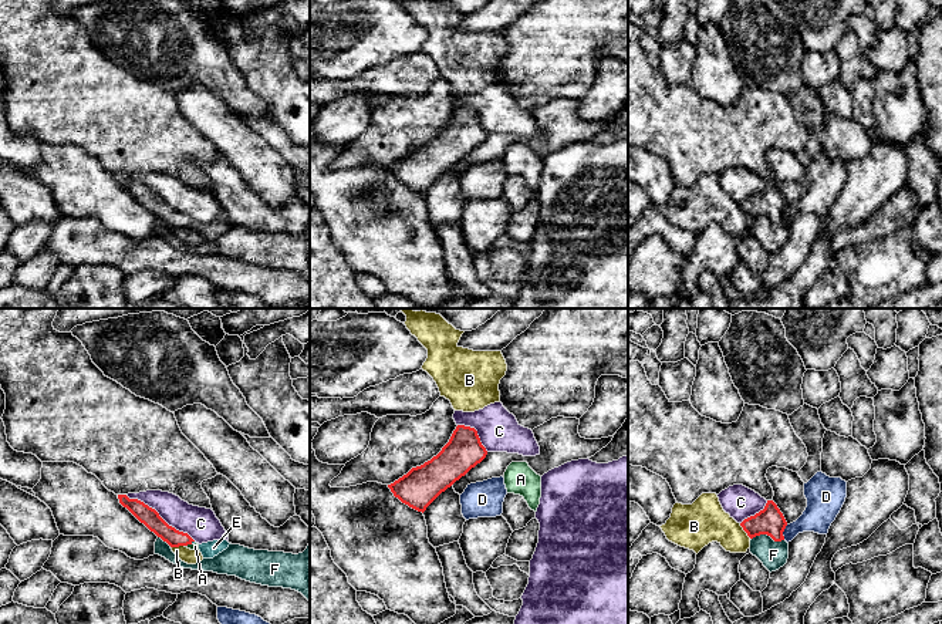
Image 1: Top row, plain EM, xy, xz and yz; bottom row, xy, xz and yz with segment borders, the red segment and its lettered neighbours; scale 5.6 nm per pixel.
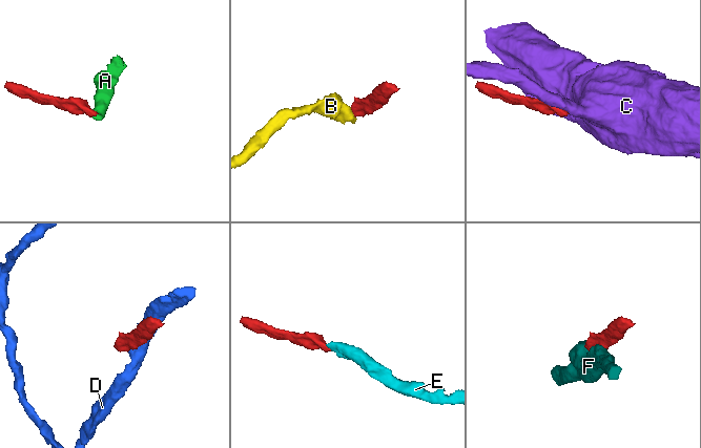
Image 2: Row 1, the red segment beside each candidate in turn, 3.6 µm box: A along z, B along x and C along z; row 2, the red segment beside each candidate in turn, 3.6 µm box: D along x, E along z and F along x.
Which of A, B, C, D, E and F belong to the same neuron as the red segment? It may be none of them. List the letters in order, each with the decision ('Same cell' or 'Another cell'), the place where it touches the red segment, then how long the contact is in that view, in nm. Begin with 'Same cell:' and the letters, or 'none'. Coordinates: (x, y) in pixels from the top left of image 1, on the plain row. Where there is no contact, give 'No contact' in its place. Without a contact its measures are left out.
Same cell: E
A: Another cell. Touches red at xy (188, 225). Shared border 40 nm
B: Another cell. Touches red at yz (743, 211). Shared border 110 nm
C: Another cell. Touches red at xy (159, 198). Shared border 480 nm
D: Another cell. Touches red at yz (783, 212). Shared border 90 nm
E: Same cell. Touches red at xy (192, 222). Shared border 30 nm
F: Another cell. Touches red at yz (767, 216). Shared border 180 nm

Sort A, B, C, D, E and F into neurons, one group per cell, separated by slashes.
A B / C / D / E / F

